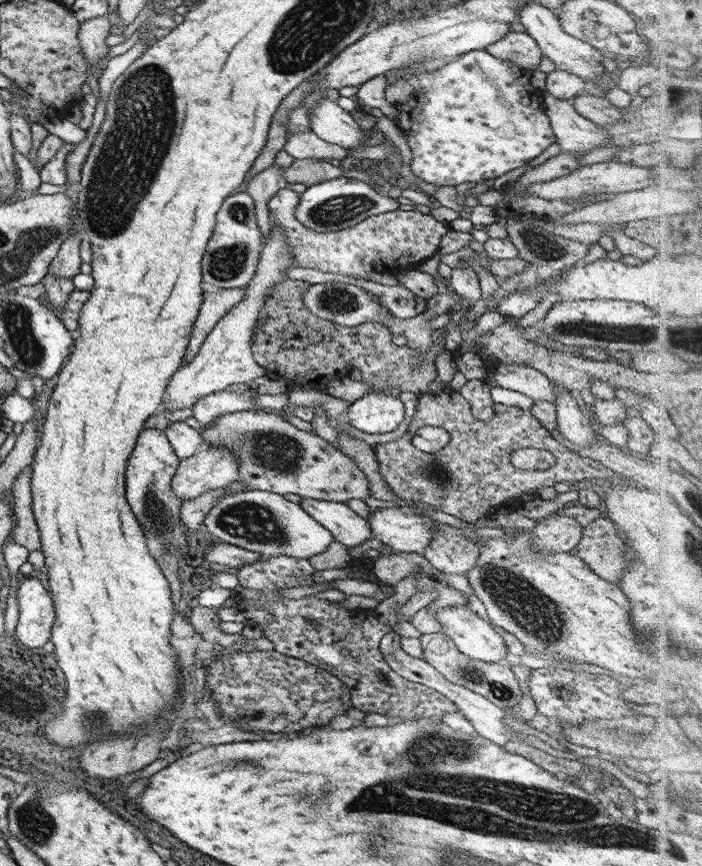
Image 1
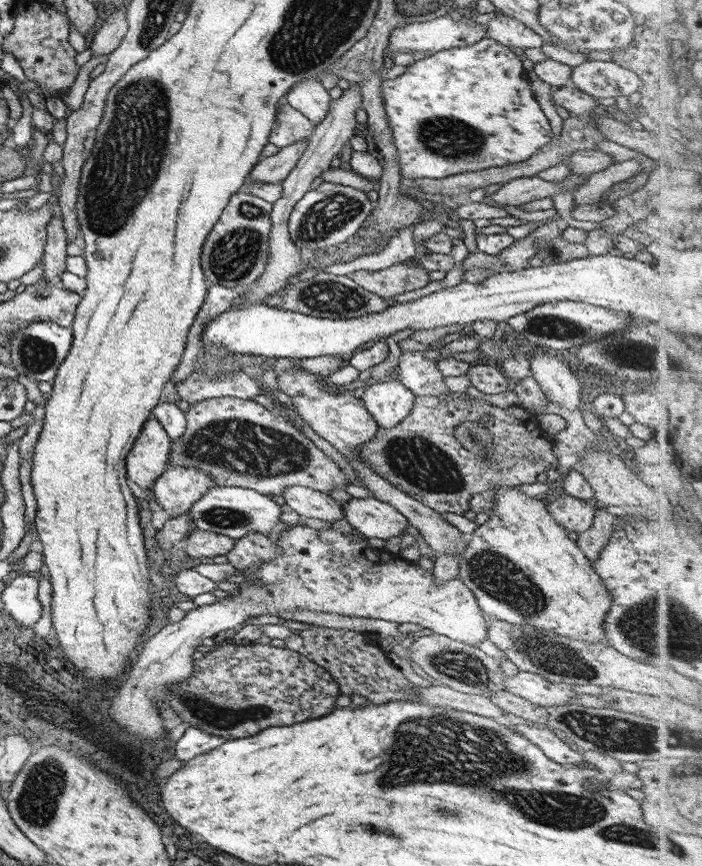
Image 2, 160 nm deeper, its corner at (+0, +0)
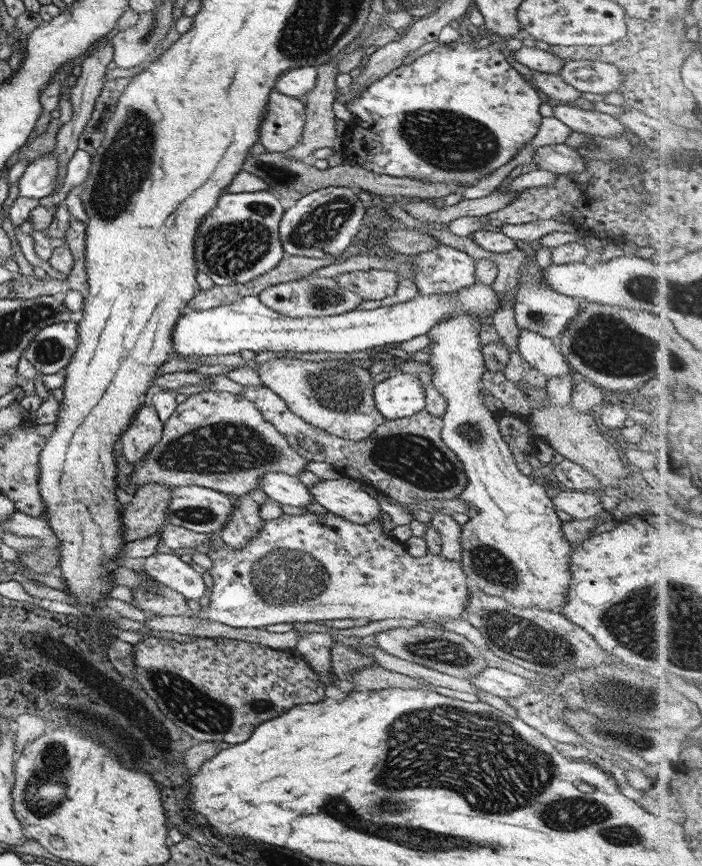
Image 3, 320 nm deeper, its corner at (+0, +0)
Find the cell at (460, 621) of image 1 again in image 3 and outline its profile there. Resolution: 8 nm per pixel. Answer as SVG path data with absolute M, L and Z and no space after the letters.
M327 512L326 514L299 514L299 516L288 516L287 514L281 514L278 518L275 518L275 520L262 520L260 523L260 529L258 530L258 533L253 536L253 538L250 538L247 541L247 544L244 544L240 549L234 549L233 547L230 547L228 544L225 544L221 542L221 540L217 539L216 541L213 541L209 552L206 554L211 559L211 568L208 570L208 574L212 578L212 586L209 589L211 593L209 593L209 603L207 604L207 607L200 607L199 614L197 616L194 616L194 613L191 613L193 618L197 619L205 619L205 620L214 620L217 622L220 622L221 624L227 624L227 626L232 626L233 628L263 628L267 624L277 624L278 622L319 622L319 620L343 620L343 619L369 619L370 621L373 620L383 620L384 618L409 618L416 620L421 624L422 622L435 622L436 624L443 624L447 619L461 619L464 618L463 612L464 612L464 606L466 605L467 597L468 597L468 583L466 582L466 576L463 574L463 571L461 570L460 564L457 561L448 561L447 559L444 559L442 557L441 553L438 554L431 554L429 552L425 553L423 556L420 557L414 557L411 556L404 546L404 543L401 541L398 541L397 539L393 538L393 536L390 534L390 532L385 533L383 532L381 520L377 522L371 522L369 524L355 524L353 522L349 522L349 520L345 520L345 518L341 518L341 516L337 516L337 514L331 514L331 512Z

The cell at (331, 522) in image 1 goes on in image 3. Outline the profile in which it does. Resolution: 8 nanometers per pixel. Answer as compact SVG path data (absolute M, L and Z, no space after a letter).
M267 472L258 480L258 488L261 489L267 497L281 504L289 506L304 507L305 504L314 502L297 477L289 476L280 472Z

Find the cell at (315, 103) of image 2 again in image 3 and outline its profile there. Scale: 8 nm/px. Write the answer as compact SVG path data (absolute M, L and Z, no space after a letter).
M300 66L285 69L276 79L274 90L281 94L297 97L305 102L306 92L314 85L316 69L312 66Z

